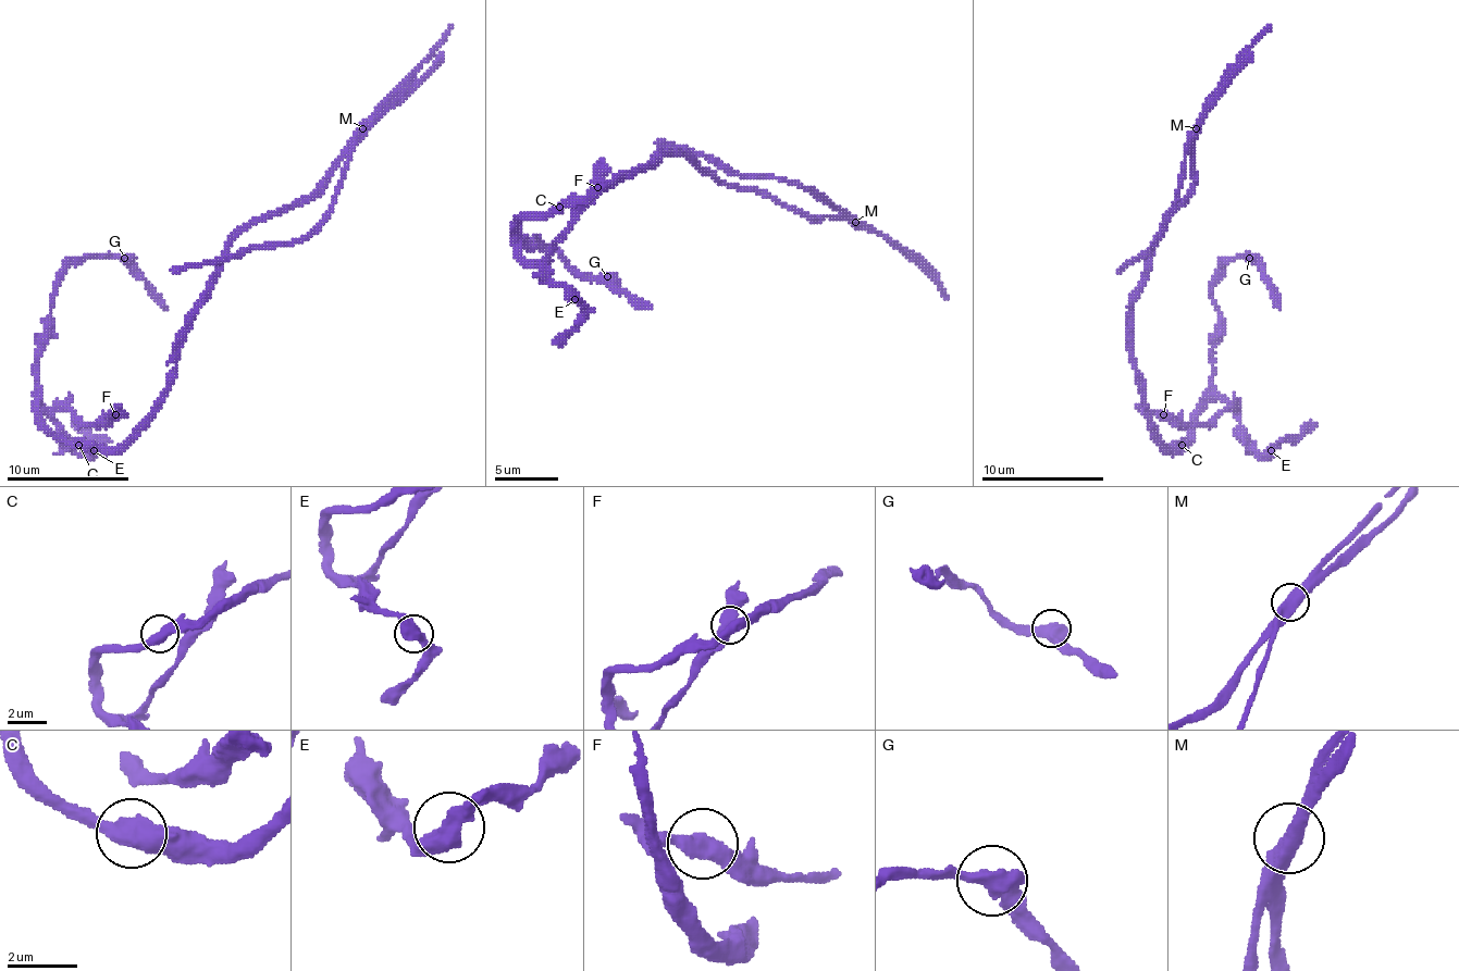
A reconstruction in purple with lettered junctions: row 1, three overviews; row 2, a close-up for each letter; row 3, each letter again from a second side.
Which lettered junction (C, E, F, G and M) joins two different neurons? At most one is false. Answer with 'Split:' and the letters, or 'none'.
Split: M

